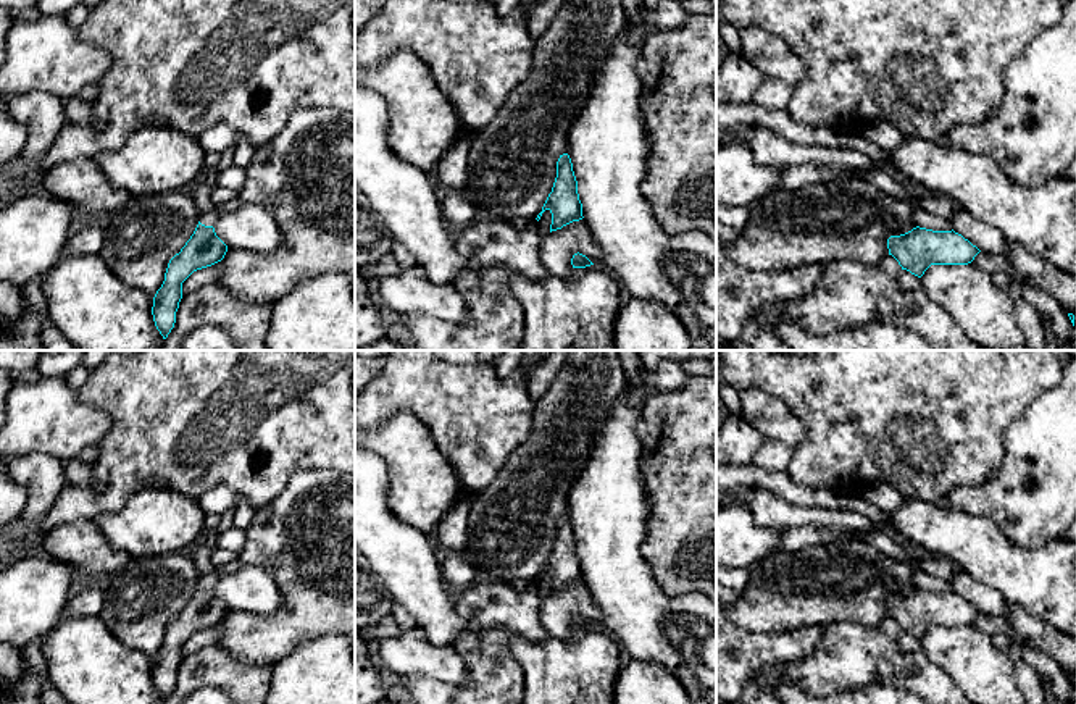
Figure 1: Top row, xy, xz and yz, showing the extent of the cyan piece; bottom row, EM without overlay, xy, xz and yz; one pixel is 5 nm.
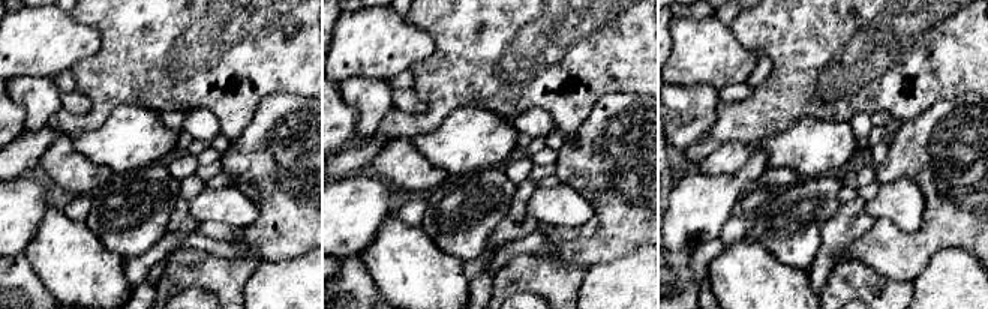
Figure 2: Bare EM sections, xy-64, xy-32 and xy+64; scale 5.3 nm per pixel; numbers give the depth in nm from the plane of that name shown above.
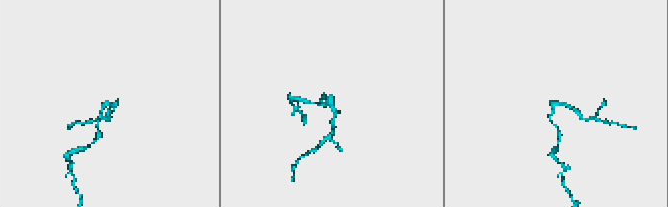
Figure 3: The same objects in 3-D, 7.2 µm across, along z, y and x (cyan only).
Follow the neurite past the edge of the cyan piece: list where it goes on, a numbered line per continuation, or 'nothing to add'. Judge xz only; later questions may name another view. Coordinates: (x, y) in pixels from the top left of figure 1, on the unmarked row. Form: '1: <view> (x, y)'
nothing to add

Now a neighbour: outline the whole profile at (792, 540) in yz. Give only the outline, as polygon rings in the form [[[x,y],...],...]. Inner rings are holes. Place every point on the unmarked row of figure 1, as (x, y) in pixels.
[[[800,525],[782,531],[779,546],[771,552],[795,552],[813,544],[847,544],[860,541],[858,531],[826,525]]]

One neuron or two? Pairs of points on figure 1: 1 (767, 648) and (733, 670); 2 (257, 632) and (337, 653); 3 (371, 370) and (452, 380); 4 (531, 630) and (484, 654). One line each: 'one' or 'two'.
1: one
2: two
3: two
4: one

